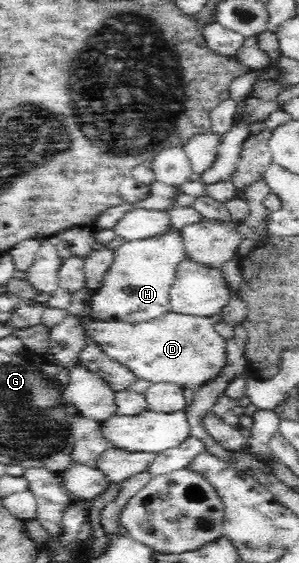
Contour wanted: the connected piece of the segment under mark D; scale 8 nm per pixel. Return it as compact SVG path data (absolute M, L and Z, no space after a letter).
M172 311L156 320L138 324L118 320L100 322L91 318L86 318L83 324L85 336L99 342L110 357L130 367L142 380L175 382L193 390L214 376L225 363L227 340L216 332L210 317Z

